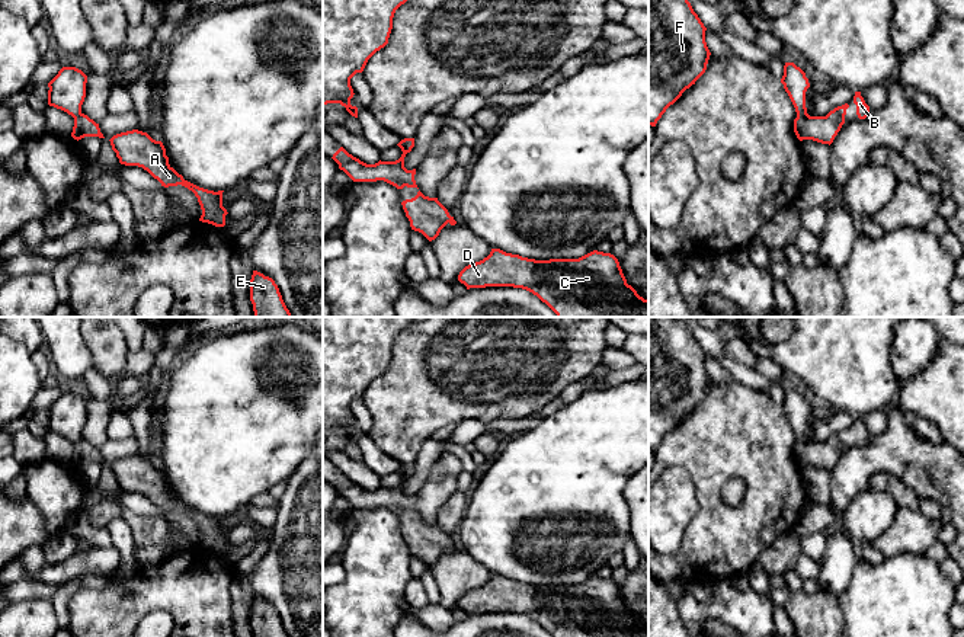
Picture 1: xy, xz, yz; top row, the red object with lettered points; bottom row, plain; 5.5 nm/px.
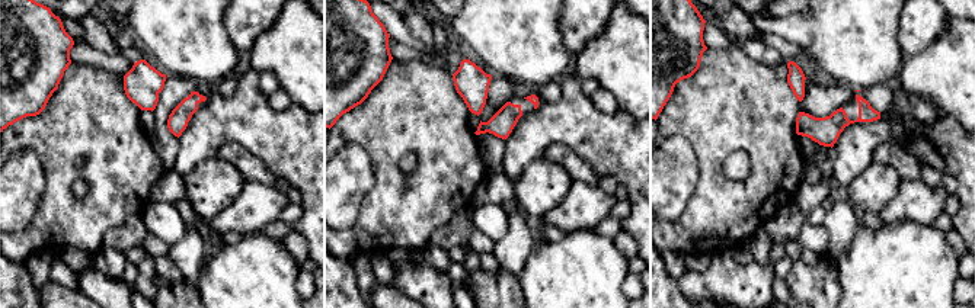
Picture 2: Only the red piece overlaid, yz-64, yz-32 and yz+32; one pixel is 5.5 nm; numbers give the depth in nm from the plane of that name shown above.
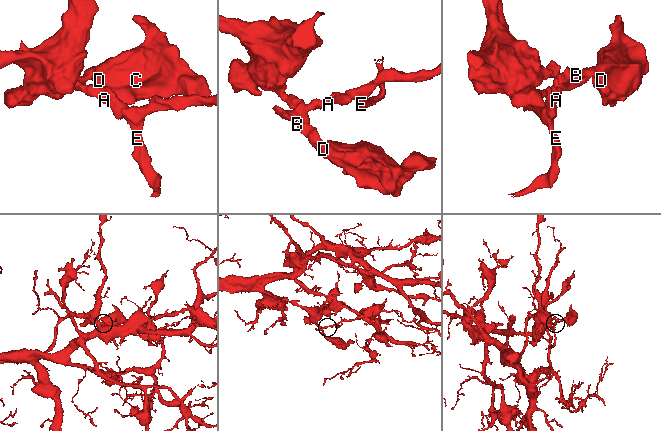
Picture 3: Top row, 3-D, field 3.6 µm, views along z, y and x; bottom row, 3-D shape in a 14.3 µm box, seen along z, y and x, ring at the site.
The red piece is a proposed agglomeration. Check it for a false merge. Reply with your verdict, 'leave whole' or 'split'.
split

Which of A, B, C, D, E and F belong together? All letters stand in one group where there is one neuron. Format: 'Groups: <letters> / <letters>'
Groups: A B C D E / F

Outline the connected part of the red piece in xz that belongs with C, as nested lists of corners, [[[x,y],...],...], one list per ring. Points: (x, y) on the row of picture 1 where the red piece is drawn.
[[[491,249],[480,262],[465,266],[458,281],[470,288],[513,287],[537,295],[557,317],[648,317],[648,300],[627,284],[618,259],[593,250],[579,259],[535,260]]]

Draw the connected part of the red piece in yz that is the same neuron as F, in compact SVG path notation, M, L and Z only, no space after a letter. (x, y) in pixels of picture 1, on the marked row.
M648 0L648 125L656 127L666 109L705 73L711 55L705 31L688 0Z

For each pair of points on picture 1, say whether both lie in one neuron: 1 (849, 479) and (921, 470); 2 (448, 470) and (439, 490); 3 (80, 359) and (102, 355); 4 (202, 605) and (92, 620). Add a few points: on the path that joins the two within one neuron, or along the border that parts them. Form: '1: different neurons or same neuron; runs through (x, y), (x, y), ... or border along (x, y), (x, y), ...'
1: same neuron; runs through (867, 461), (903, 461)
2: same neuron; runs through (444, 474), (439, 486)
3: different neurons; border along (80, 332), (90, 365)
4: same neuron; runs through (175, 599), (130, 599), (119, 607)

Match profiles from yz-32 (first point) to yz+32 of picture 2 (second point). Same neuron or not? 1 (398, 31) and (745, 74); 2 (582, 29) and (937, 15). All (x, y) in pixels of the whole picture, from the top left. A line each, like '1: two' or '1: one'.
1: two
2: one

